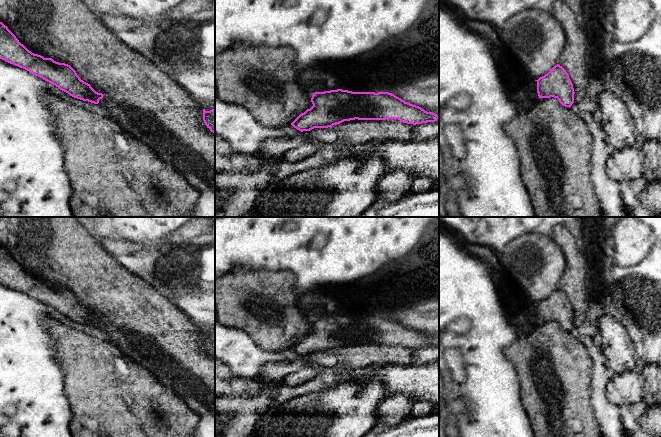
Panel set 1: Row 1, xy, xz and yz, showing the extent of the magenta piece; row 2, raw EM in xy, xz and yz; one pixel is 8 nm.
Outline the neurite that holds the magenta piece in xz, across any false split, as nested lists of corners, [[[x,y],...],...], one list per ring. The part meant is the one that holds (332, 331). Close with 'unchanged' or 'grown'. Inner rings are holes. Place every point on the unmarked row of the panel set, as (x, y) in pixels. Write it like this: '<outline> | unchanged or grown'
[[[330,314],[315,316],[313,330],[300,338],[291,349],[297,354],[328,352],[350,344],[398,343],[407,348],[435,346],[439,339],[405,326],[389,316],[352,316]]] | unchanged

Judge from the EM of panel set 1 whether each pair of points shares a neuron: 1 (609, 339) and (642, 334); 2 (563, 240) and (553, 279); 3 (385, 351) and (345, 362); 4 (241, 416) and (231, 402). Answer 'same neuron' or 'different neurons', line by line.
1: different neurons
2: different neurons
3: same neuron
4: same neuron

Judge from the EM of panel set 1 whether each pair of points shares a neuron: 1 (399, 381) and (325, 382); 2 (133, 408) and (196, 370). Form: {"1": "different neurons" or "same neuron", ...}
{"1": "same neuron", "2": "different neurons"}

